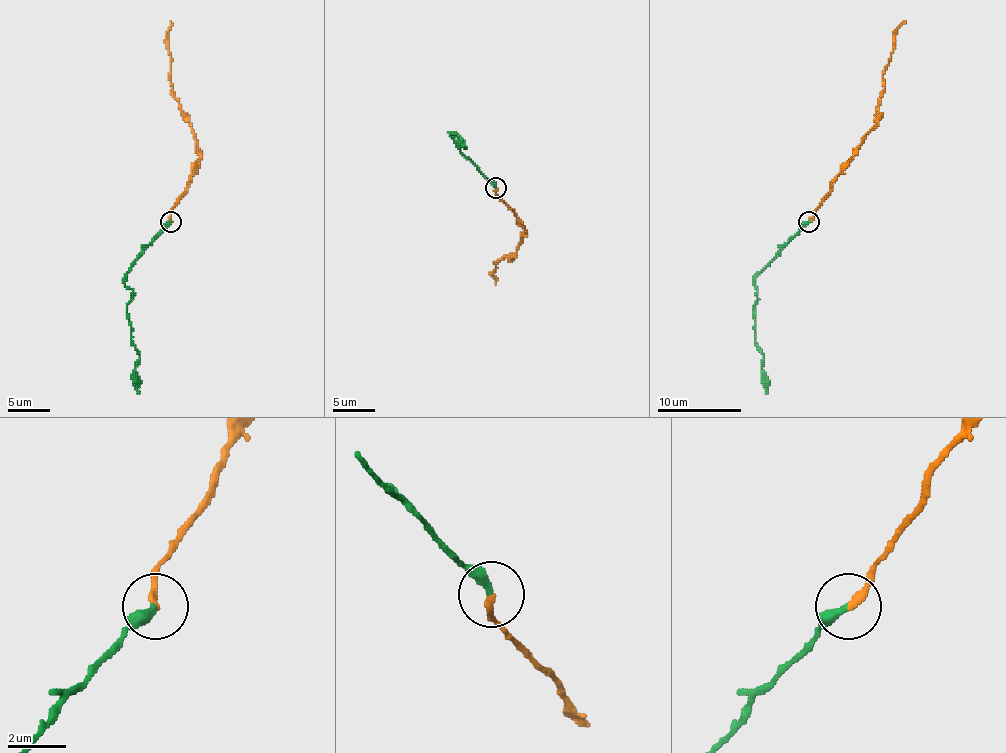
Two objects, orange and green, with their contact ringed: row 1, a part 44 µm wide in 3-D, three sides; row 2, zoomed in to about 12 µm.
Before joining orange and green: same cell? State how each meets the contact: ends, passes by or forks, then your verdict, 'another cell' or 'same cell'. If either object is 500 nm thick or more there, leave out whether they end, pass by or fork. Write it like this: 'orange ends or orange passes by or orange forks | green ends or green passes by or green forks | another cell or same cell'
orange ends | green ends | same cell

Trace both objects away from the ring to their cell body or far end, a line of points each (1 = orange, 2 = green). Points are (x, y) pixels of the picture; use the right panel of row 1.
1: (809, 222), (830, 182), (876, 123), (884, 90), (882, 71), (895, 31), (905, 21)
2: (809, 222), (755, 278), (755, 343), (763, 355), (761, 383), (767, 393)

